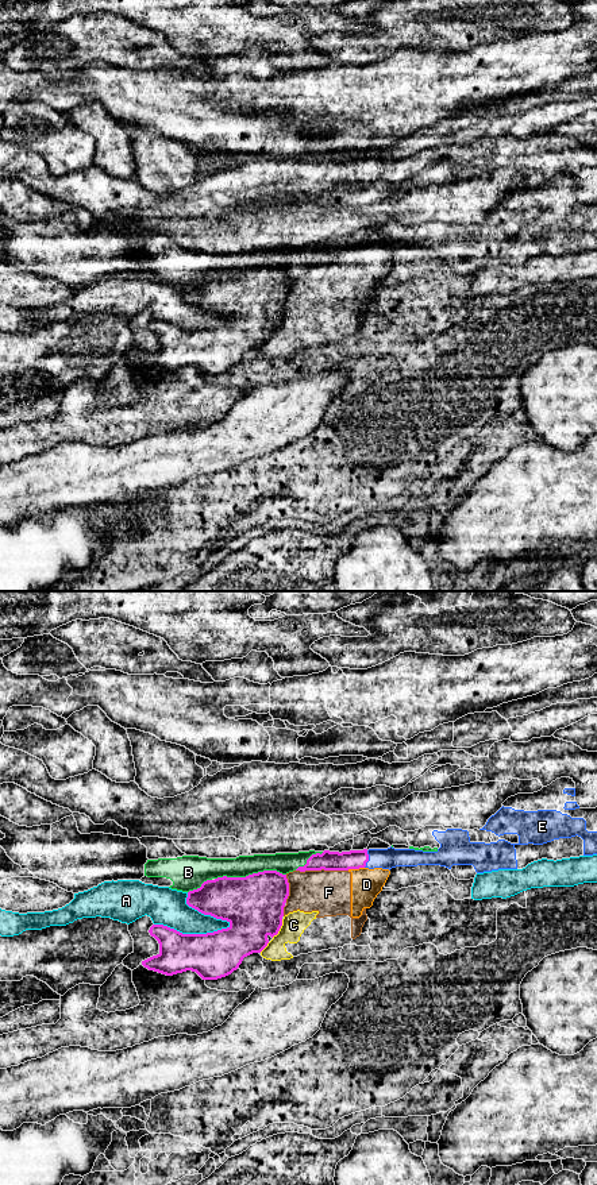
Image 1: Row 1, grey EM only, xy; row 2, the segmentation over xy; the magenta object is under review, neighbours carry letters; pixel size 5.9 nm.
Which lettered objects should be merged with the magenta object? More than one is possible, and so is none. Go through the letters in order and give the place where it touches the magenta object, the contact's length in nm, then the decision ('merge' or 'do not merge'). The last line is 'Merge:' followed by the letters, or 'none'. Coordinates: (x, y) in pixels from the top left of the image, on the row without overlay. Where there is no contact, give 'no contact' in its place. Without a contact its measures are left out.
A: meets magenta in xy at (192, 329); contact 460 nm long; do not merge
B: meets magenta in xy at (250, 270); contact 420 nm long; do not merge
C: meets magenta in xy at (280, 323); contact 130 nm long; do not merge
D: meets magenta in xy at (355, 263); contact 110 nm long; do not merge
E: meets magenta in xy at (368, 254); contact 110 nm long; do not merge
F: meets magenta in xy at (322, 263); contact 320 nm long; do not merge
Merge: none

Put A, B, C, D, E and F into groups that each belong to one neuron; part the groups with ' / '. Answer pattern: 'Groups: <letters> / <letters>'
Groups: A / B E / C D F

